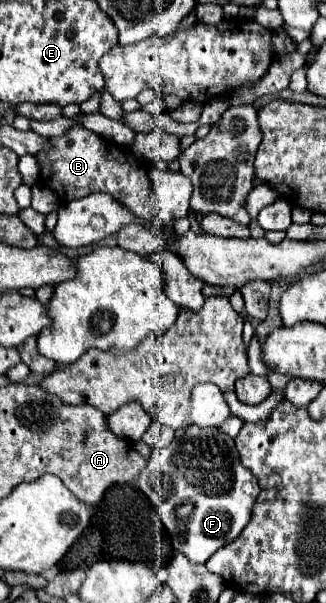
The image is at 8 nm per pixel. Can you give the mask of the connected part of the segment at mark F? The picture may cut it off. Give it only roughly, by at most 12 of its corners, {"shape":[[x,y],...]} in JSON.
{"shape":[[220,428],[178,430],[140,472],[174,550],[204,564],[260,486]]}

